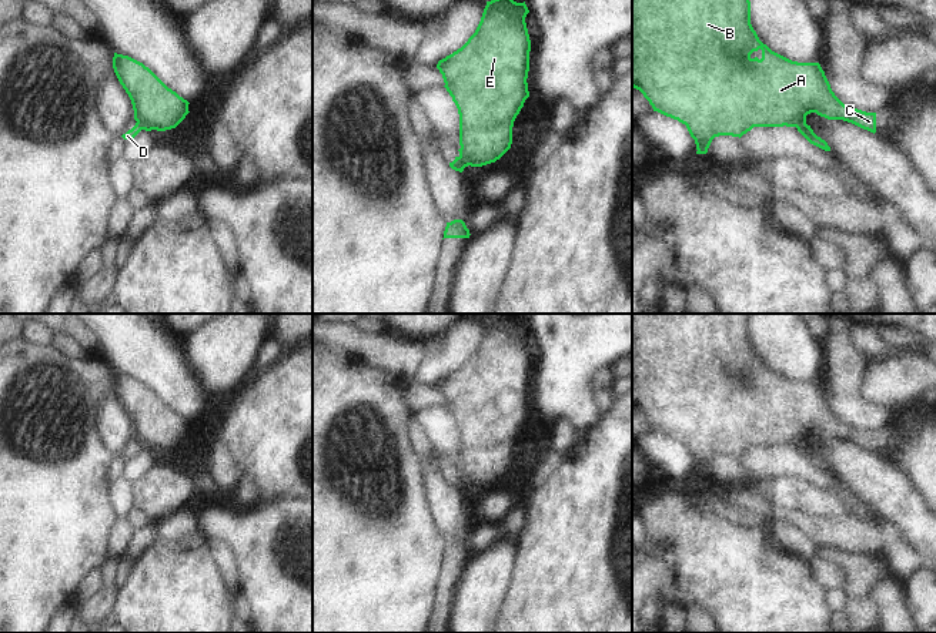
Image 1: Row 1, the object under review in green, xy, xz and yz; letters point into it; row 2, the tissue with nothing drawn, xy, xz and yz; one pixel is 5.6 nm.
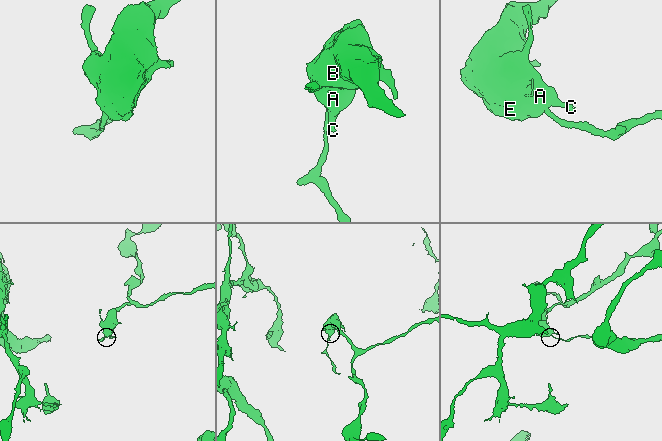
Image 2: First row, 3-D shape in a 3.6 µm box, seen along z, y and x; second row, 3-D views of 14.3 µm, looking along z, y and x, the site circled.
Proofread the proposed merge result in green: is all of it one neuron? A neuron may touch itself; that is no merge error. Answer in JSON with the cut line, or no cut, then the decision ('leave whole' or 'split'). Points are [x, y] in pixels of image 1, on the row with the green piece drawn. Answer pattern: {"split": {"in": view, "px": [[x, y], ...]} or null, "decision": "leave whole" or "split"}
{"split": {"in": "xz", "px": [[457, 157], [464, 167]]}, "decision": "split"}

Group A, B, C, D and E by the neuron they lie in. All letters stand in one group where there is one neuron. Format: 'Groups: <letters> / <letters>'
Groups: A B C E / D

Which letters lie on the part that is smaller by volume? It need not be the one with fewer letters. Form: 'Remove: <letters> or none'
Remove: D

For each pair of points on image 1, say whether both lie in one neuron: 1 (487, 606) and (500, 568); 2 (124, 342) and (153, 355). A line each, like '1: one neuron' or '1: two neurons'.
1: one neuron
2: one neuron

